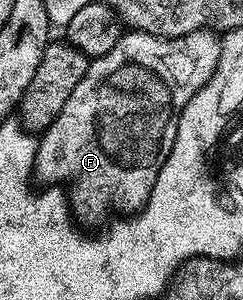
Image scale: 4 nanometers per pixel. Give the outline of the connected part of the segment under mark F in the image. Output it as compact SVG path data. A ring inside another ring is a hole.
M127 31L120 37L118 43L113 47L113 51L105 51L105 55L94 58L88 64L85 71L85 79L81 79L81 83L77 83L77 87L73 87L73 95L69 95L69 99L65 99L65 107L61 107L61 115L57 115L57 119L53 119L51 126L43 130L38 138L33 170L34 176L38 180L40 177L44 181L42 183L44 186L64 187L63 185L67 185L65 193L69 198L69 209L73 214L74 220L80 226L95 225L98 221L105 220L110 215L111 208L114 205L119 209L138 211L147 204L153 187L157 183L157 175L161 171L165 159L169 159L169 155L173 151L173 143L177 139L179 116L181 116L184 107L189 103L189 99L193 99L193 95L197 95L197 91L201 87L205 87L205 83L211 78L219 62L219 43L220 38L211 31L193 31L189 35L181 35L180 37L154 37L148 33Z

